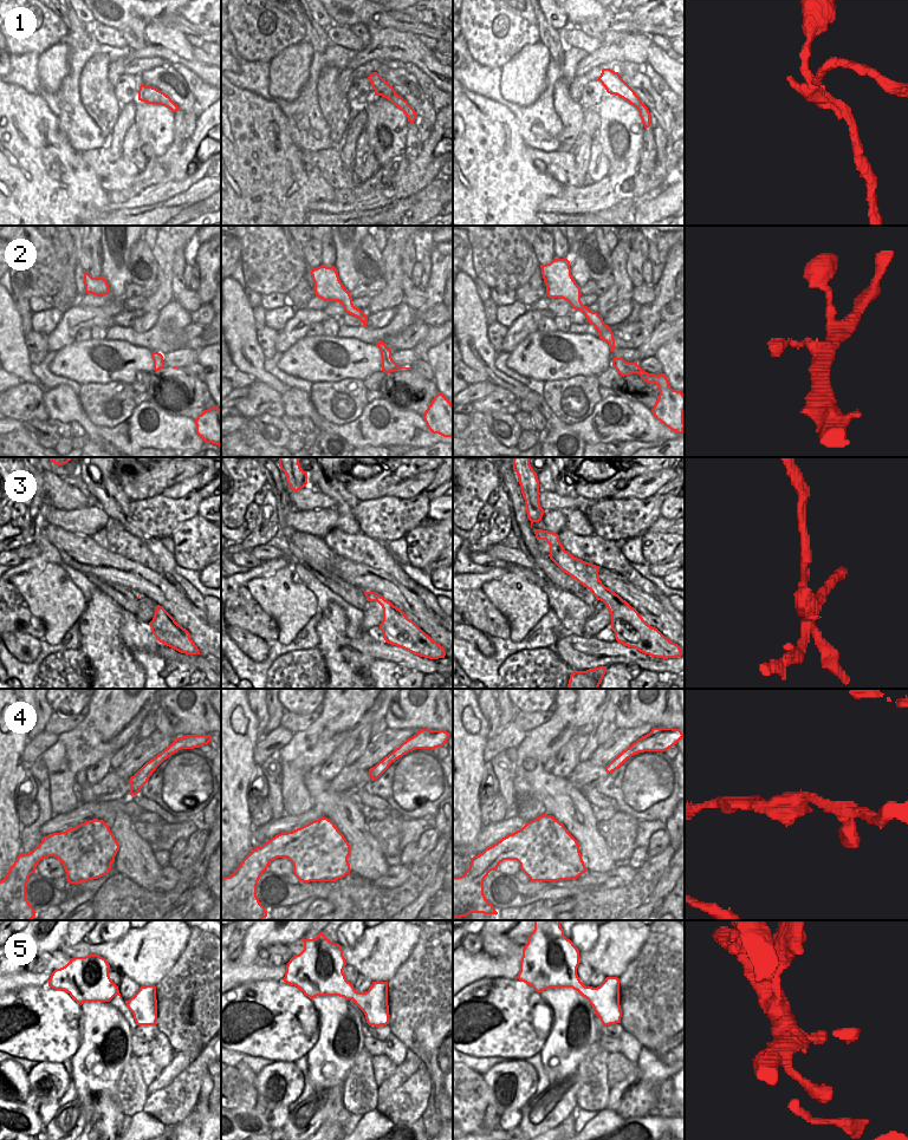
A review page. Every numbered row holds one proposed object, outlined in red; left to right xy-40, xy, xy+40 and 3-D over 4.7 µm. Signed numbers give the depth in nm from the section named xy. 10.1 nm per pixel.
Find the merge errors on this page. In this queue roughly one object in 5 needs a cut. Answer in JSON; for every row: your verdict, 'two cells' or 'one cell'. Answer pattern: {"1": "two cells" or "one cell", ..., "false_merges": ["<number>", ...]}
{"1": "two cells", "2": "one cell", "3": "two cells", "4": "one cell", "5": "one cell", "false_merges": ["1", "3"]}

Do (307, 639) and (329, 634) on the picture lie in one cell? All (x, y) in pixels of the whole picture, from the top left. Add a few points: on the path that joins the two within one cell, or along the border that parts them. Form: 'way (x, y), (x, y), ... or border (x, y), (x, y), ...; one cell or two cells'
border (322, 611), (322, 617), (317, 625), (317, 647); two cells

